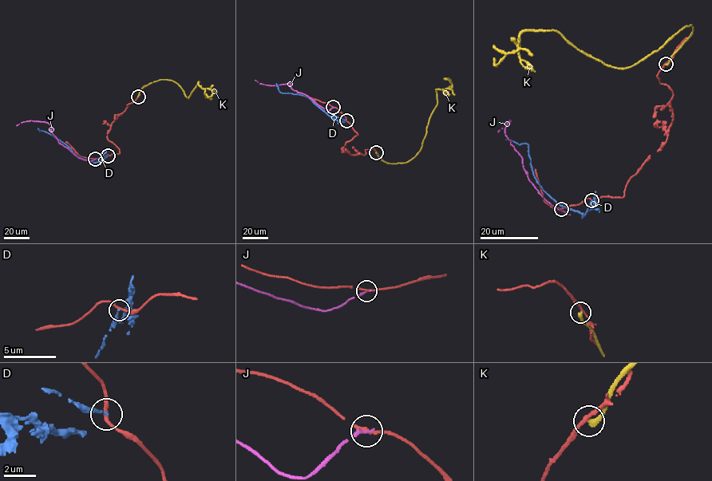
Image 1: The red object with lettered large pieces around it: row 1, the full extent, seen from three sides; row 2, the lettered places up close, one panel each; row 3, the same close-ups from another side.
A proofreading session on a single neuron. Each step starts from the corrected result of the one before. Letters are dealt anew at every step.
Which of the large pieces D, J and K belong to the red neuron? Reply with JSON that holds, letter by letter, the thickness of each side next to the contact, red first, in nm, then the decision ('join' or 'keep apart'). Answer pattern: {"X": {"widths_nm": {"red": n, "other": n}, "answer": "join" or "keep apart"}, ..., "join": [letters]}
{"D": {"widths_nm": {"red": 200, "other": 160}, "answer": "keep apart"}, "J": {"widths_nm": {"red": 280, "other": 180}, "answer": "keep apart"}, "K": {"widths_nm": {"red": 200, "other": 360}, "answer": "keep apart"}, "join": []}

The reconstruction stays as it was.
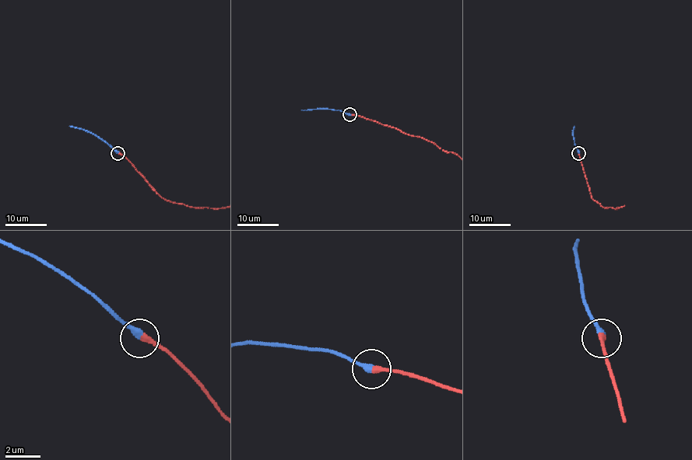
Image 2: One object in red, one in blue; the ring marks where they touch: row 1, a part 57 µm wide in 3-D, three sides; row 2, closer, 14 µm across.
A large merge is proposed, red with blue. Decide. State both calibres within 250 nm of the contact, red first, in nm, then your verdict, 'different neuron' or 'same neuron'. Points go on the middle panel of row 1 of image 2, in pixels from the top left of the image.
320 nm thick on the red side, 380 nm on the other; same neuron

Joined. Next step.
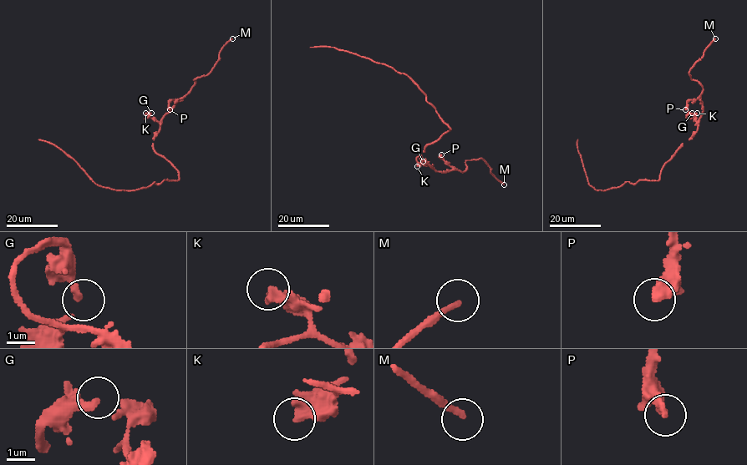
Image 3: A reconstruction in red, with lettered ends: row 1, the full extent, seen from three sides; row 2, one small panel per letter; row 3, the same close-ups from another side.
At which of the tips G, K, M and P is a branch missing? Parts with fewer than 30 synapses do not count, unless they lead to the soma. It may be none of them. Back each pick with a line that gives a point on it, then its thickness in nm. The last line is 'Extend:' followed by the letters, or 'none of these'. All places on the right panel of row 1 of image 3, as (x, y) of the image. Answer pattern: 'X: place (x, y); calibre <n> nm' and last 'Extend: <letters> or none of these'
M: place (715, 38); calibre 220 nm
Extend: M

